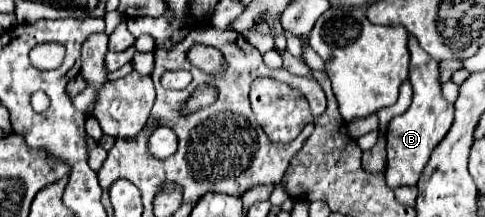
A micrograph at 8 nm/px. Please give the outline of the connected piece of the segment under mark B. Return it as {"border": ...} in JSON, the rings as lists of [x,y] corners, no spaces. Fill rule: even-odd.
{"border":[[[409,37],[409,51],[411,51],[411,67],[409,67],[409,81],[413,85],[413,103],[403,113],[391,119],[387,127],[387,185],[391,189],[407,183],[417,183],[419,175],[429,161],[431,151],[439,145],[439,141],[447,135],[453,123],[453,105],[443,99],[441,83],[439,83],[439,63],[427,55],[417,39]]]}

